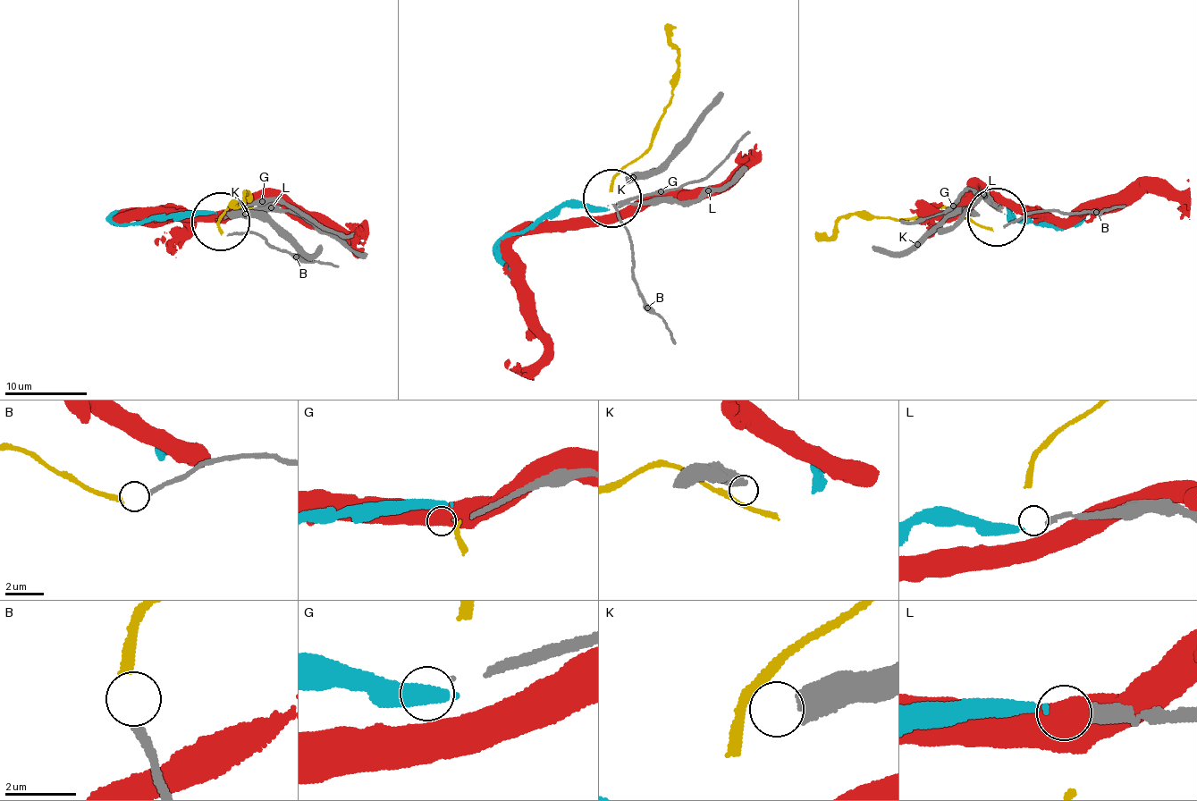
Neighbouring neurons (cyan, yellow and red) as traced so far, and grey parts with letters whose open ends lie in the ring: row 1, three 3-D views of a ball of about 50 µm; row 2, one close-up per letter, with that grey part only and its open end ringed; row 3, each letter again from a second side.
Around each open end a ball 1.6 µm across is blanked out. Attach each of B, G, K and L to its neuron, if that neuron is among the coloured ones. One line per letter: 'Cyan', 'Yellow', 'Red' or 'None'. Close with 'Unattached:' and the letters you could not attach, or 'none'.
B: Yellow
G: None
K: None
L: Cyan
Unattached: G, K

